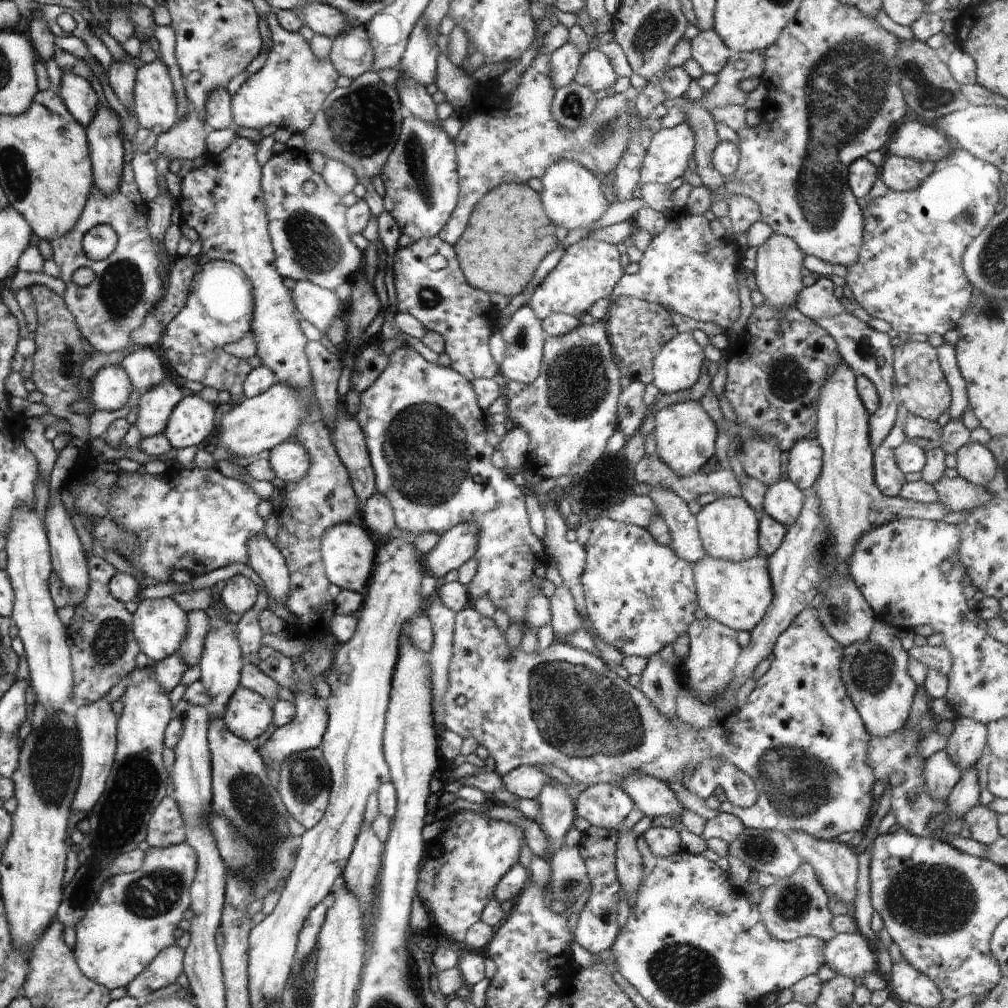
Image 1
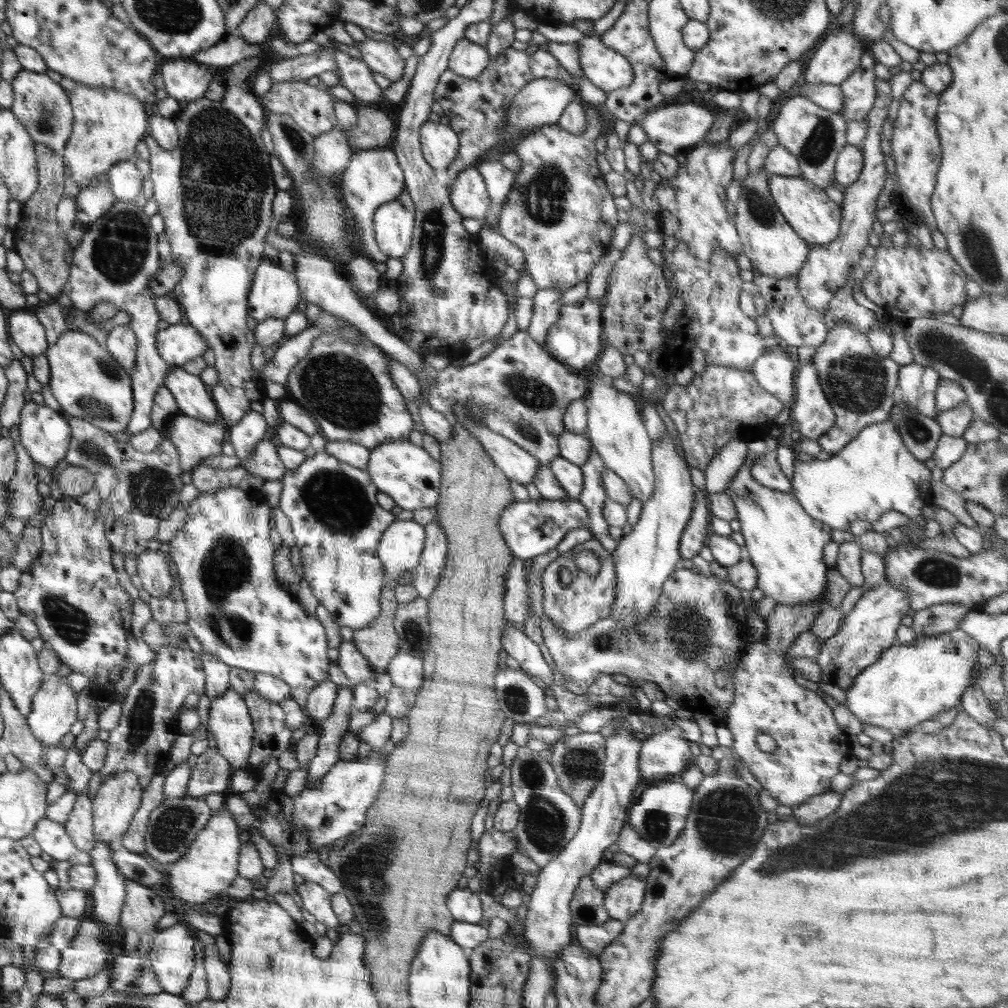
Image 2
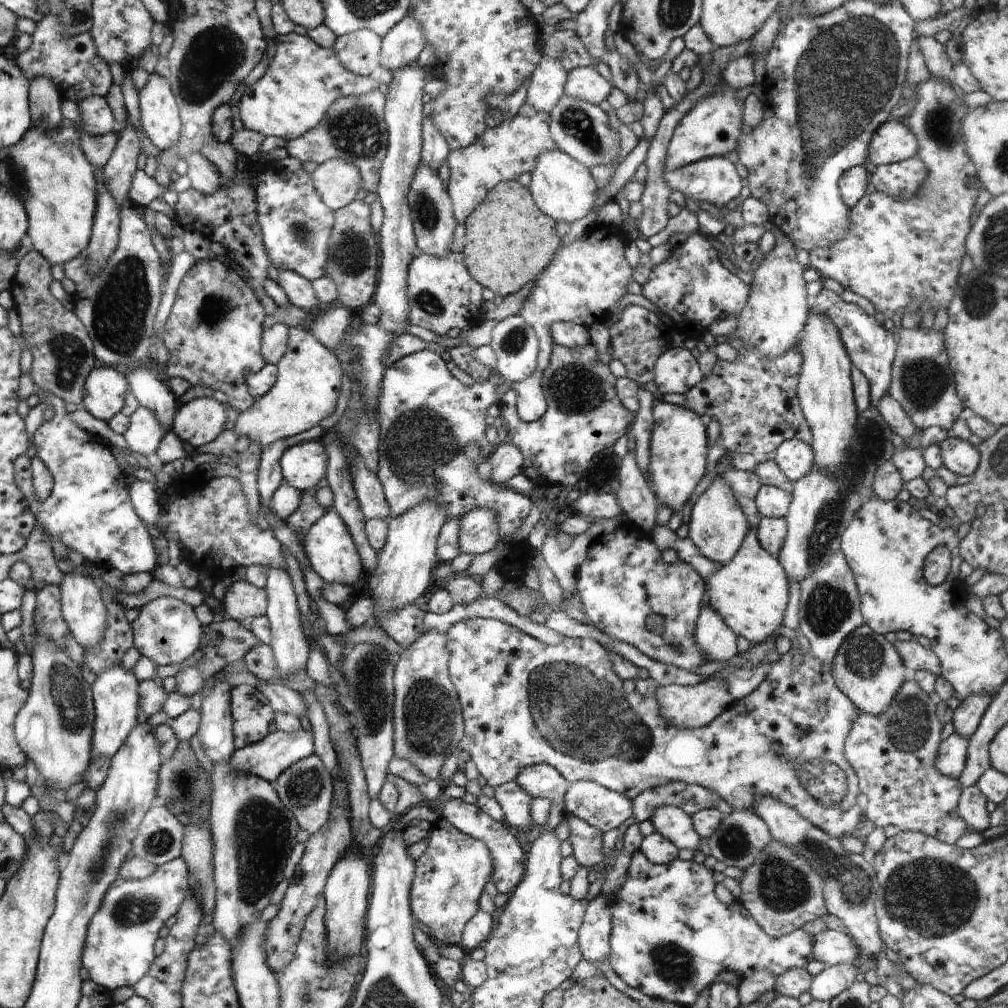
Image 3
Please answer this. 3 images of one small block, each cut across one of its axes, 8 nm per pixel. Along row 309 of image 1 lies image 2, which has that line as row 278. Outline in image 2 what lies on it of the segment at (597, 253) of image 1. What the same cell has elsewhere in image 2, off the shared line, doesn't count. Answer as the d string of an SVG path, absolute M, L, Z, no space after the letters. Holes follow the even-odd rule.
M586 104L586 127L581 134L567 132L558 124L545 125L529 133L514 153L522 163L522 169L516 172L513 188L502 206L499 222L500 234L522 249L526 257L526 266L538 290L558 288L568 290L580 282L589 282L590 272L600 258L612 250L612 238L618 222L614 195L610 193L604 175L599 169L596 157L596 139L606 134L609 119L604 118L601 106Z

